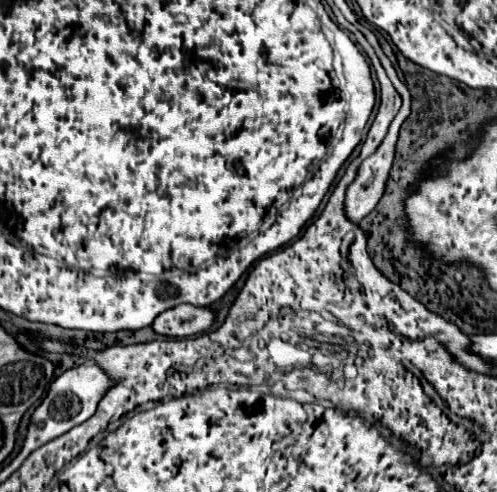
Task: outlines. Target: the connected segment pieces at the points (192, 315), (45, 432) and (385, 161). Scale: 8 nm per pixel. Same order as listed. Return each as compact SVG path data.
M183 304L183 306L175 306L169 308L165 312L161 312L151 328L163 336L195 336L205 332L211 324L213 324L215 314L209 308L197 308L191 304Z
M93 364L73 366L73 368L69 368L67 372L63 372L61 376L57 376L57 378L51 382L45 400L43 400L43 402L35 408L35 412L31 414L23 448L21 448L21 452L11 460L11 464L7 464L7 466L3 468L5 476L11 476L11 474L19 468L19 464L21 464L33 450L37 450L37 448L43 446L45 442L49 442L49 440L65 434L65 432L71 430L73 426L83 424L87 418L91 418L91 416L95 414L95 410L97 410L99 400L105 396L107 388L111 388L111 380L107 378L107 374L105 374L101 368L97 368L97 366L93 366Z
M407 102L401 104L399 112L395 114L395 118L391 120L391 126L387 130L387 136L383 138L383 142L379 144L379 148L361 162L359 170L357 170L357 176L355 180L347 186L345 190L345 202L343 202L343 212L345 212L345 218L353 224L359 224L367 212L371 212L371 208L375 208L375 204L379 202L379 196L383 196L383 188L385 188L385 182L387 182L387 176L389 176L389 168L391 168L391 162L393 162L393 156L395 156L395 142L397 142L397 136L399 136L399 128L403 124L403 120L409 116L409 108L407 108Z

